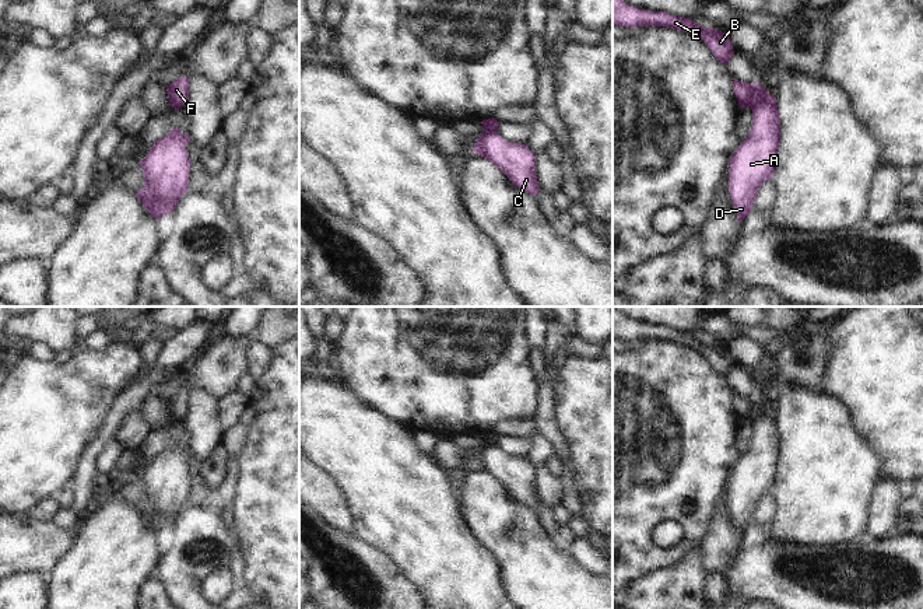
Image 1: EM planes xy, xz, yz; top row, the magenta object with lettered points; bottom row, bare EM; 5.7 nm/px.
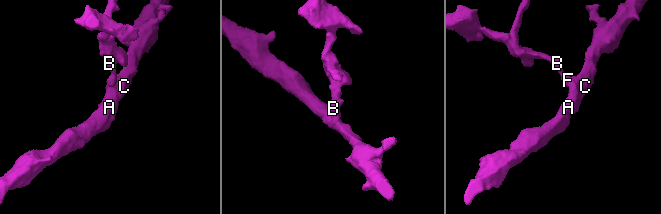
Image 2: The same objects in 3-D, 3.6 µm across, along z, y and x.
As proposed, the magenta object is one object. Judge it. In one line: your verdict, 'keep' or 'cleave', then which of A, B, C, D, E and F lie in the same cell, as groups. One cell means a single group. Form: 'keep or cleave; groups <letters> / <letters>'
cleave; groups A C D / B E F

